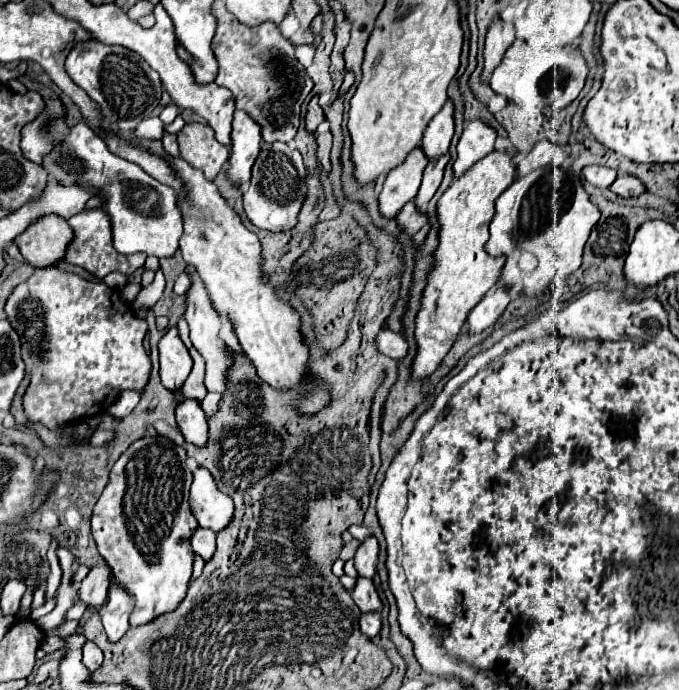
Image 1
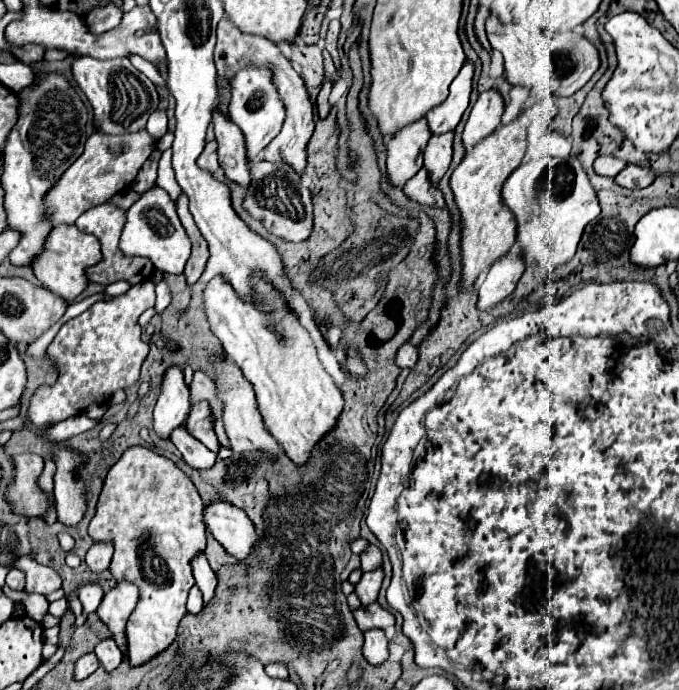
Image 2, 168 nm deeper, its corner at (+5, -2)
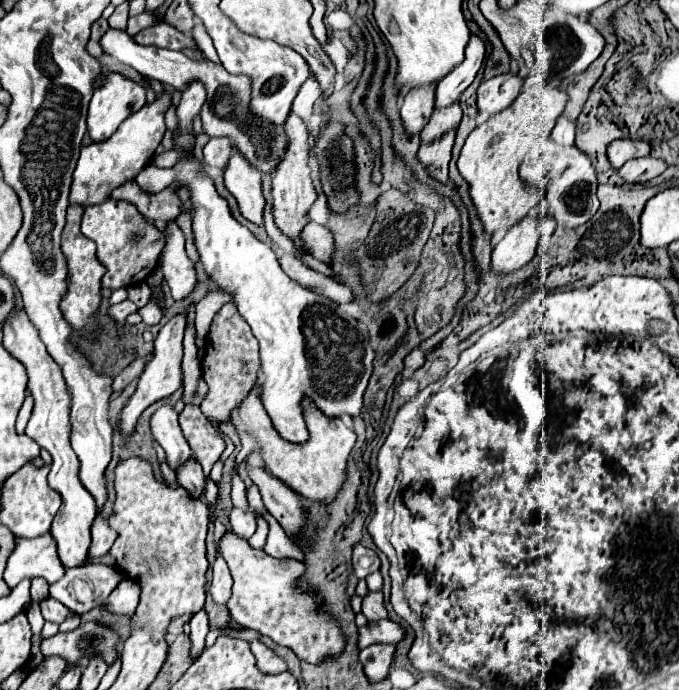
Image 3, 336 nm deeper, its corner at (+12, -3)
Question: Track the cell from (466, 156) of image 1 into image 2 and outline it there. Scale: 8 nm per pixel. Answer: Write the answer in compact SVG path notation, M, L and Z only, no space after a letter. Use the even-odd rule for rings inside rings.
M497 89L483 91L469 115L469 121L463 131L463 145L469 151L477 141L487 137L501 123L501 115L505 113L505 101Z

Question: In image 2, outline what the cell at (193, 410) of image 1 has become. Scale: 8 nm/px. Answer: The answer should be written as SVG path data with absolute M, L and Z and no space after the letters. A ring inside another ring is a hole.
M179 427L171 435L171 441L181 451L183 461L193 469L211 469L215 465L215 461L217 461L217 455L213 451L209 451L205 445L201 445L197 439L193 439L183 429L185 427Z

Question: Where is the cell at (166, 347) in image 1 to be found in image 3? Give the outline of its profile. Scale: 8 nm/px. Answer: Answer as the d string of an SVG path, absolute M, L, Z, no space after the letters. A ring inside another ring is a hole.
M170 404L160 406L152 414L150 432L152 432L152 438L164 448L168 466L172 470L192 456L192 450L188 448L188 442L184 440L180 426L178 426L178 414Z

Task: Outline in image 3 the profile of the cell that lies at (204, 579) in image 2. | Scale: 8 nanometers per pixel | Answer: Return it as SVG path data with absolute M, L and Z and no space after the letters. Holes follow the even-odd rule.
M198 610L196 614L192 614L190 620L190 640L192 640L192 656L200 656L200 652L204 650L204 638L210 630L210 622L208 622L208 614L206 610Z

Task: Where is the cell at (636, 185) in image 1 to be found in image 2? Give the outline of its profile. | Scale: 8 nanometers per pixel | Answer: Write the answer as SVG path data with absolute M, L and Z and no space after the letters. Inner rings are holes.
M627 165L617 177L617 185L625 187L625 189L637 189L637 187L649 187L655 181L655 171L639 167L639 165Z

